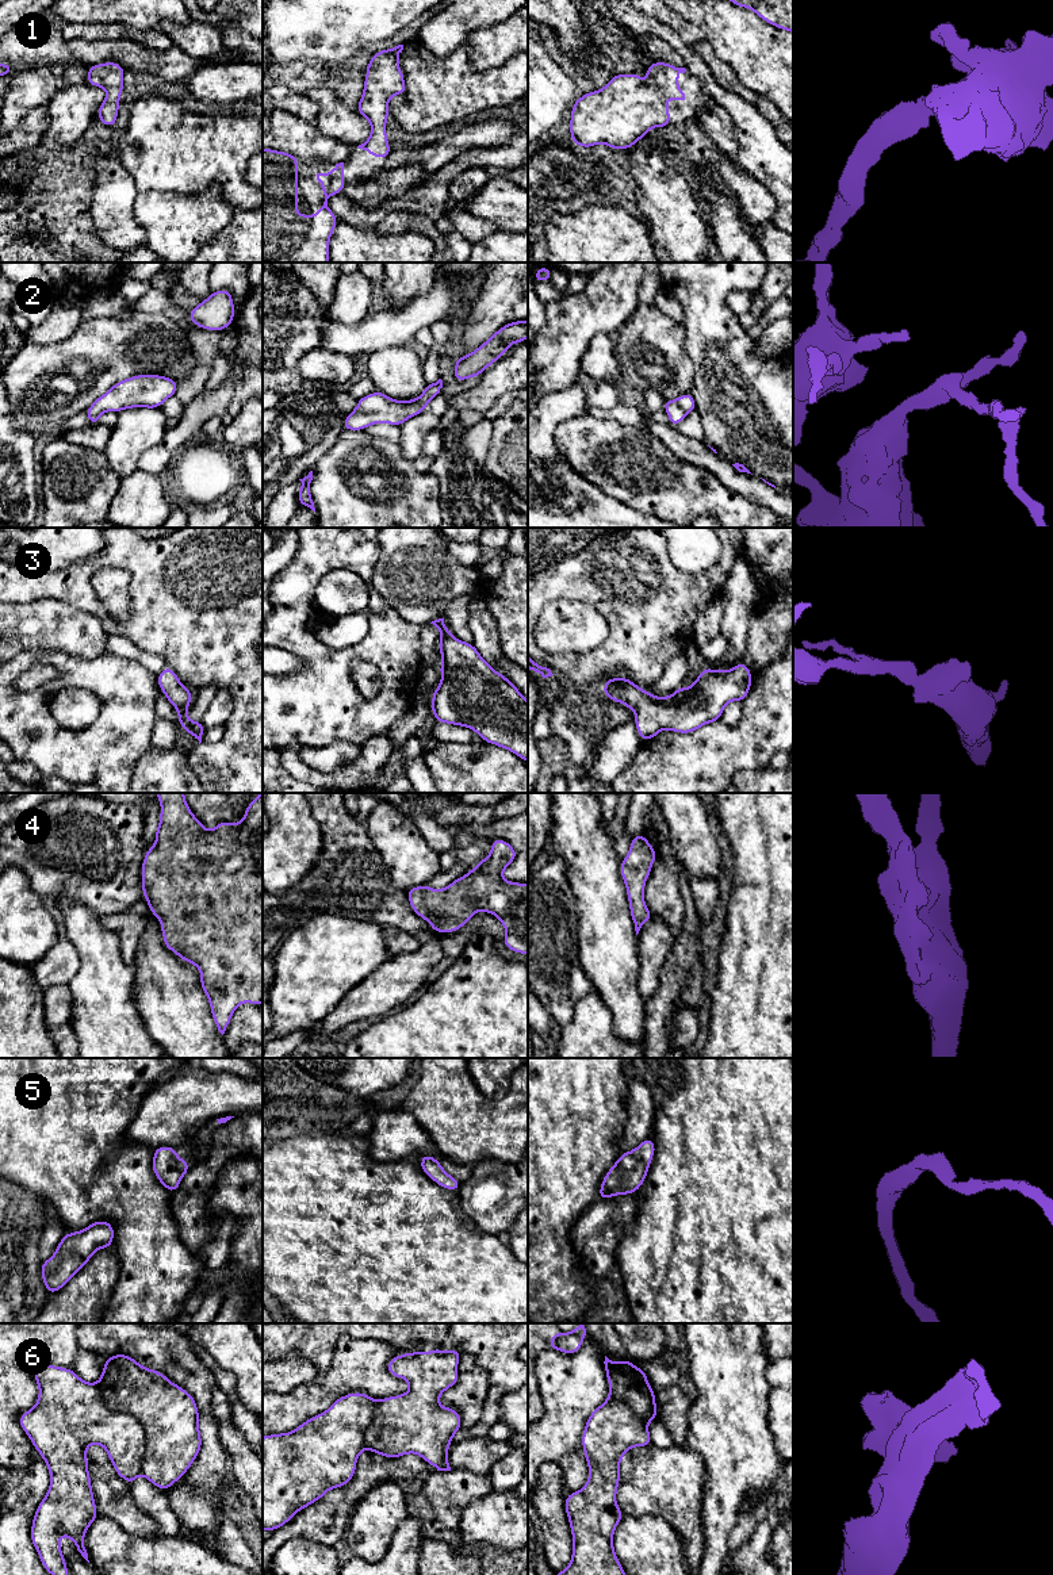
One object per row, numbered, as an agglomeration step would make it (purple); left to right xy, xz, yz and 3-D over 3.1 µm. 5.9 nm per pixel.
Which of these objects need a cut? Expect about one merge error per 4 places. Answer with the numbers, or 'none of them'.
6

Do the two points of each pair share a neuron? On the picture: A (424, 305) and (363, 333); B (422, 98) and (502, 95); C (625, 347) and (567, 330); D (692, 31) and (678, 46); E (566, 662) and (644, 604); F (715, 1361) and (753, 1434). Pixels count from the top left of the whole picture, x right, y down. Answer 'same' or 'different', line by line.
A: same
B: same
C: different
D: different
E: same
F: same

